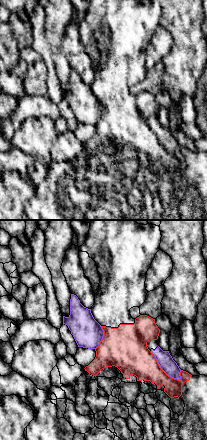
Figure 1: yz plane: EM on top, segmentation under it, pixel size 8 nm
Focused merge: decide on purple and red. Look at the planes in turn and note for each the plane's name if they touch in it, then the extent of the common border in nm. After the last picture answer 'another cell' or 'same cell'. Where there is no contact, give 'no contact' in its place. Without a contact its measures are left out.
meets purple in yz; contact 340 nm long

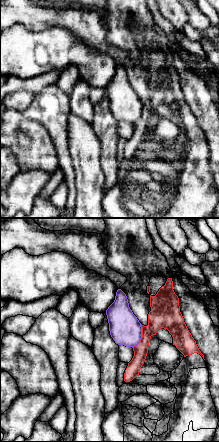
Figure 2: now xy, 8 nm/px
meets purple in xy; contact 200 nm long

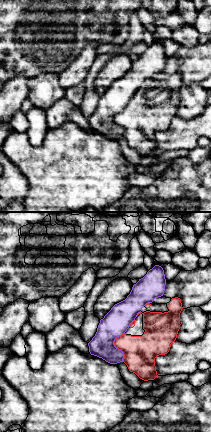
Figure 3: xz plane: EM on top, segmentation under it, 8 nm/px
meets purple in xz; contact 240 nm long

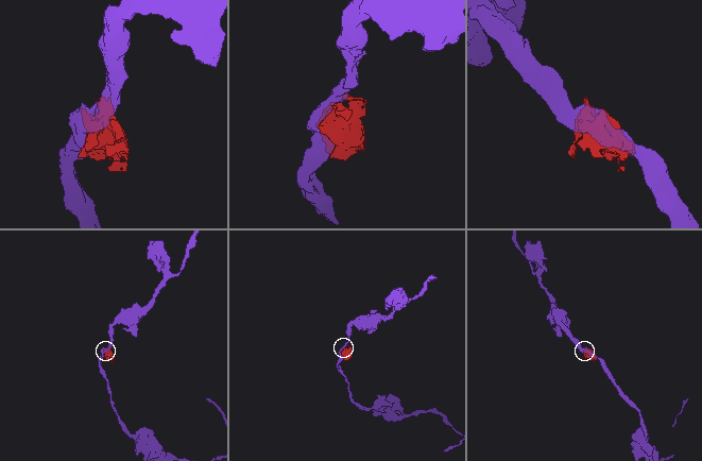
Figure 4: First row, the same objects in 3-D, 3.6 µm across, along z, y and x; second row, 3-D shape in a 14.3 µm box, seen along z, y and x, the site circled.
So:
another cell

